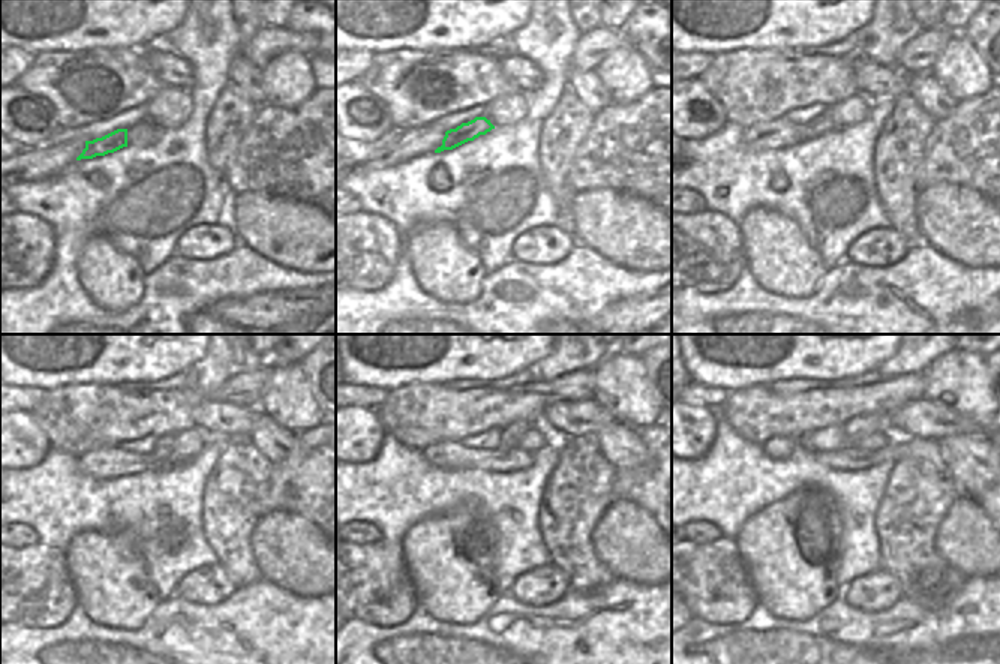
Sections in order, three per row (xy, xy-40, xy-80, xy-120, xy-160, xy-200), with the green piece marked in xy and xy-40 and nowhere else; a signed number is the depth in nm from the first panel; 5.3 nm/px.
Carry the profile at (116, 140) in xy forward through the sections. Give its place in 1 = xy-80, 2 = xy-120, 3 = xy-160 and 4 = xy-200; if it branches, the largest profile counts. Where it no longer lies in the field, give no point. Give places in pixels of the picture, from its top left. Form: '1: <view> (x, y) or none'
1: xy-80 (823, 123)
2: xy-120 (164, 448)
3: xy-160 (511, 433)
4: xy-200 (856, 427)

